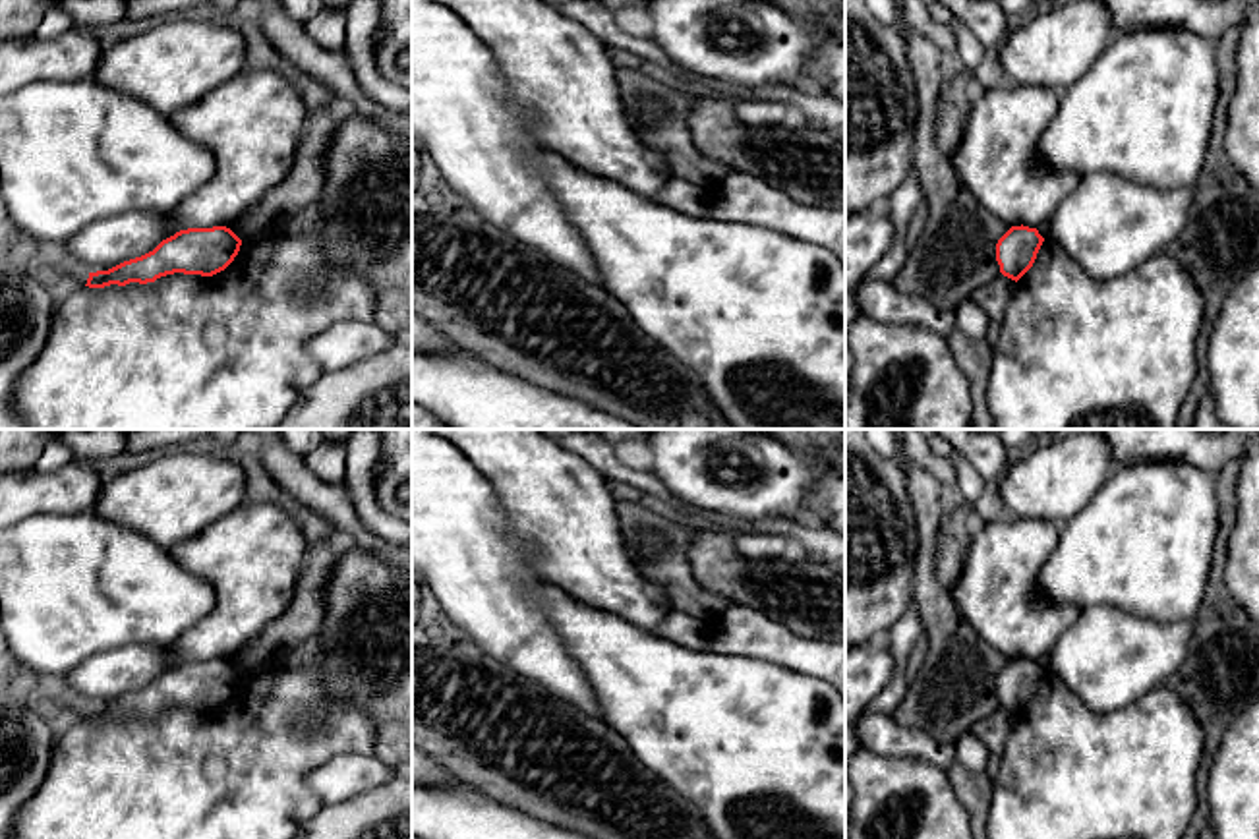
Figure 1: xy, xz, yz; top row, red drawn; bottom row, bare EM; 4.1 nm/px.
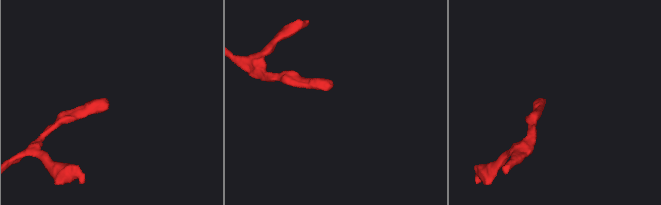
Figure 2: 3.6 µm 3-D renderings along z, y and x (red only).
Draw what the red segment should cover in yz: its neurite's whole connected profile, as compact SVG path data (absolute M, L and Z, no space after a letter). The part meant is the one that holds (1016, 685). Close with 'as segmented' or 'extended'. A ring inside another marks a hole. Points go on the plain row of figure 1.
M1011 659L996 677L1000 706L1017 715L1033 700L1042 675L1037 661Z; as segmented

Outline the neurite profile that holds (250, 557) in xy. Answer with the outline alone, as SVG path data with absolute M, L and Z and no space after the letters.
M275 503L240 505L174 545L172 559L213 586L215 607L164 646L168 663L230 661L290 605L307 549L296 520Z

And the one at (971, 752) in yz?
M965 733L957 742L955 762L975 773L986 773L990 752L973 733Z

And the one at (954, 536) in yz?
M948 497L934 553L934 574L942 588L952 590L959 580L975 528L977 520L973 506Z

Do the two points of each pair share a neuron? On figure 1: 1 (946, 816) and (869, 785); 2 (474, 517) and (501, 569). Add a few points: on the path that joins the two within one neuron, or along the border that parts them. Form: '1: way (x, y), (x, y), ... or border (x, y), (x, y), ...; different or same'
1: way (929, 797), (917, 785), (888, 785); same
2: way (474, 530), (474, 542), (488, 555); same

